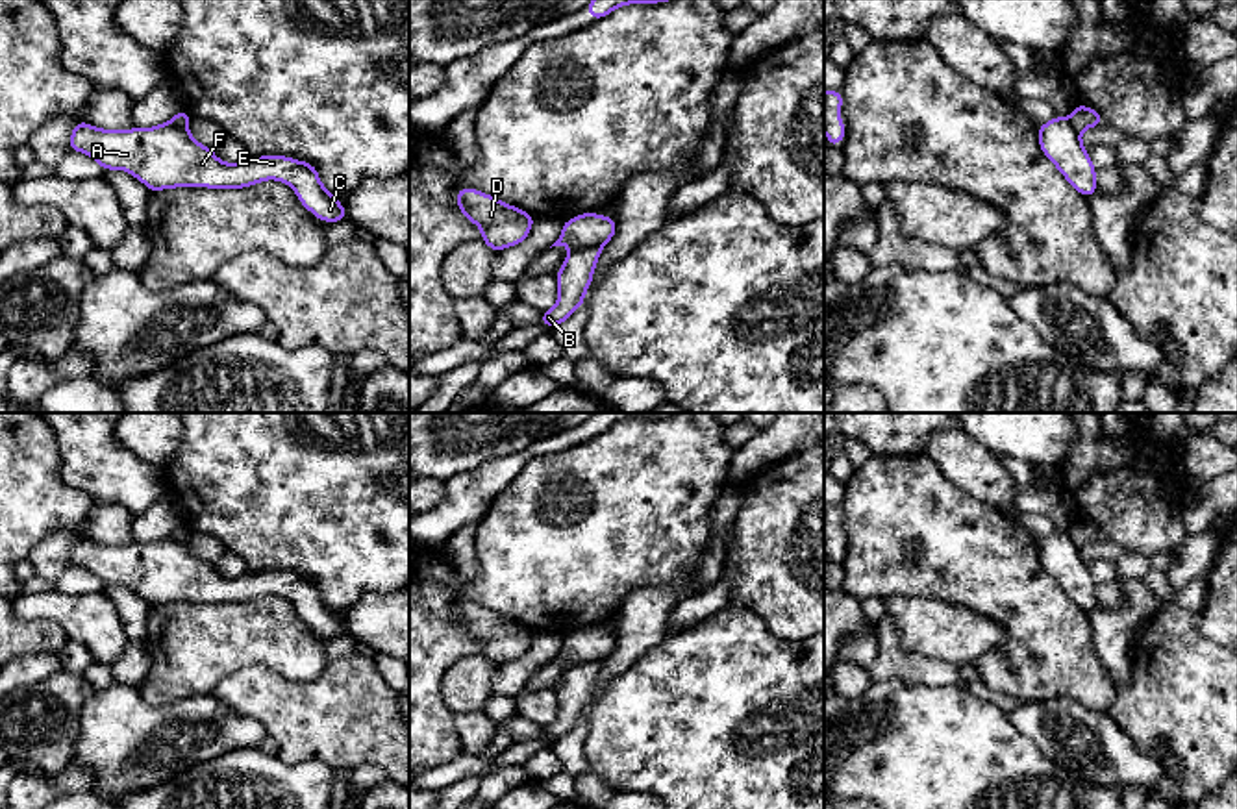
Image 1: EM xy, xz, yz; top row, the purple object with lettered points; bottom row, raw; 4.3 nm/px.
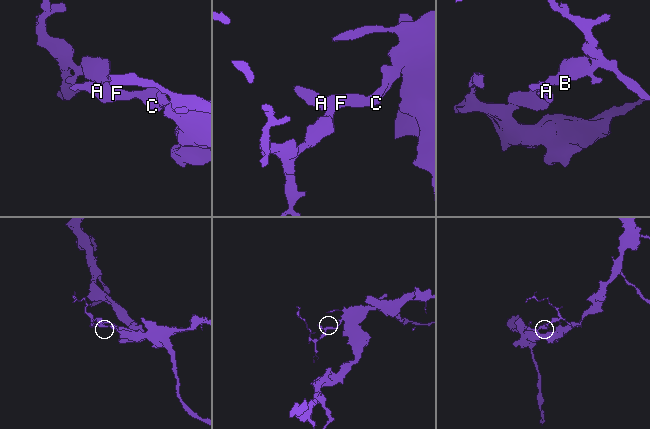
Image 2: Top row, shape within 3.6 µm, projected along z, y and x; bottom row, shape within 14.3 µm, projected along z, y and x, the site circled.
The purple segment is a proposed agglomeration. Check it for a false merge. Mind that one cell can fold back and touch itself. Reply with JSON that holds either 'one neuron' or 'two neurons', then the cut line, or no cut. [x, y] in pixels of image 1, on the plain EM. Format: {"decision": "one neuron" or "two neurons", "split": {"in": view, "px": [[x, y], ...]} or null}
{"decision": "two neurons", "split": {"in": "xz", "px": [[600, 661], [571, 667]]}}

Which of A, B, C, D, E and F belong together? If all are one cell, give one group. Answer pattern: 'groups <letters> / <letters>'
groups A C D E F / B

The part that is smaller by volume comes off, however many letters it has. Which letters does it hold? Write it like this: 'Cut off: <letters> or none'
Cut off: B

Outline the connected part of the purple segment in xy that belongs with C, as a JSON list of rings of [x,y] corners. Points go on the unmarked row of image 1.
[[[78,535],[69,561],[94,574],[104,585],[126,585],[150,607],[176,602],[244,604],[276,594],[287,598],[300,618],[320,637],[346,635],[346,622],[326,605],[315,579],[289,570],[244,572],[224,578],[200,559],[189,541],[102,544]]]

